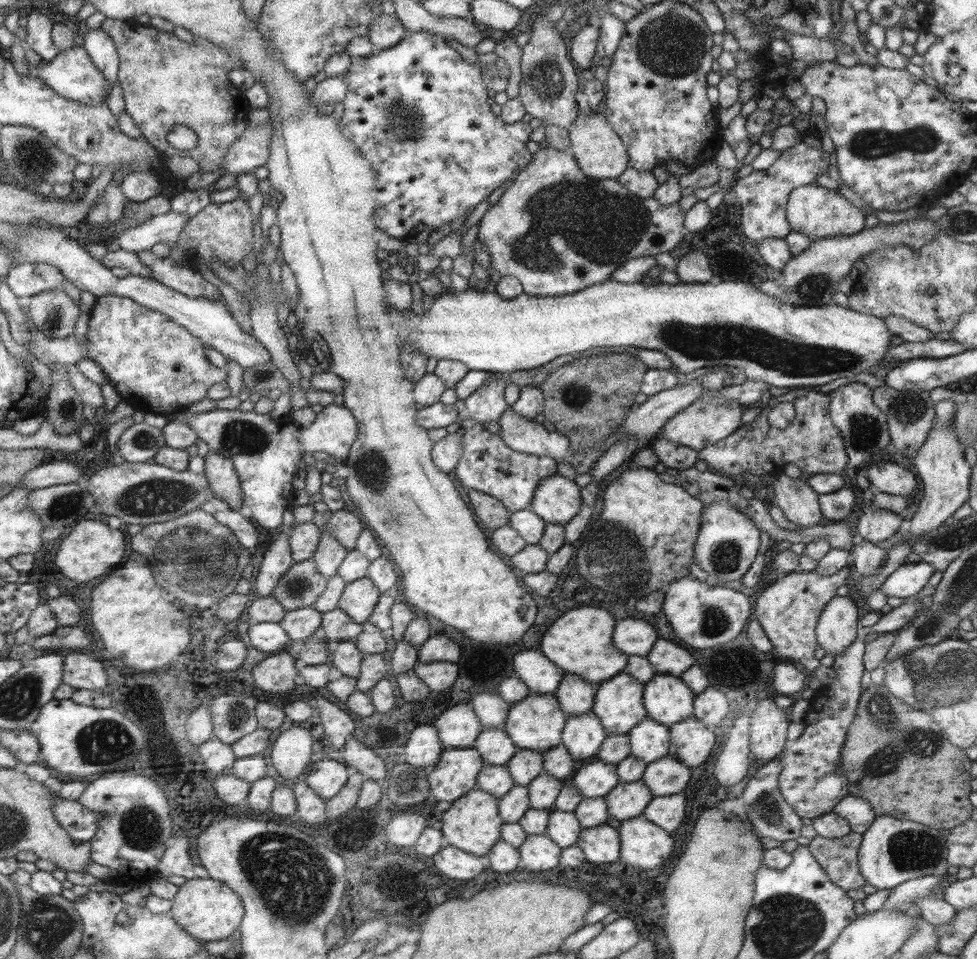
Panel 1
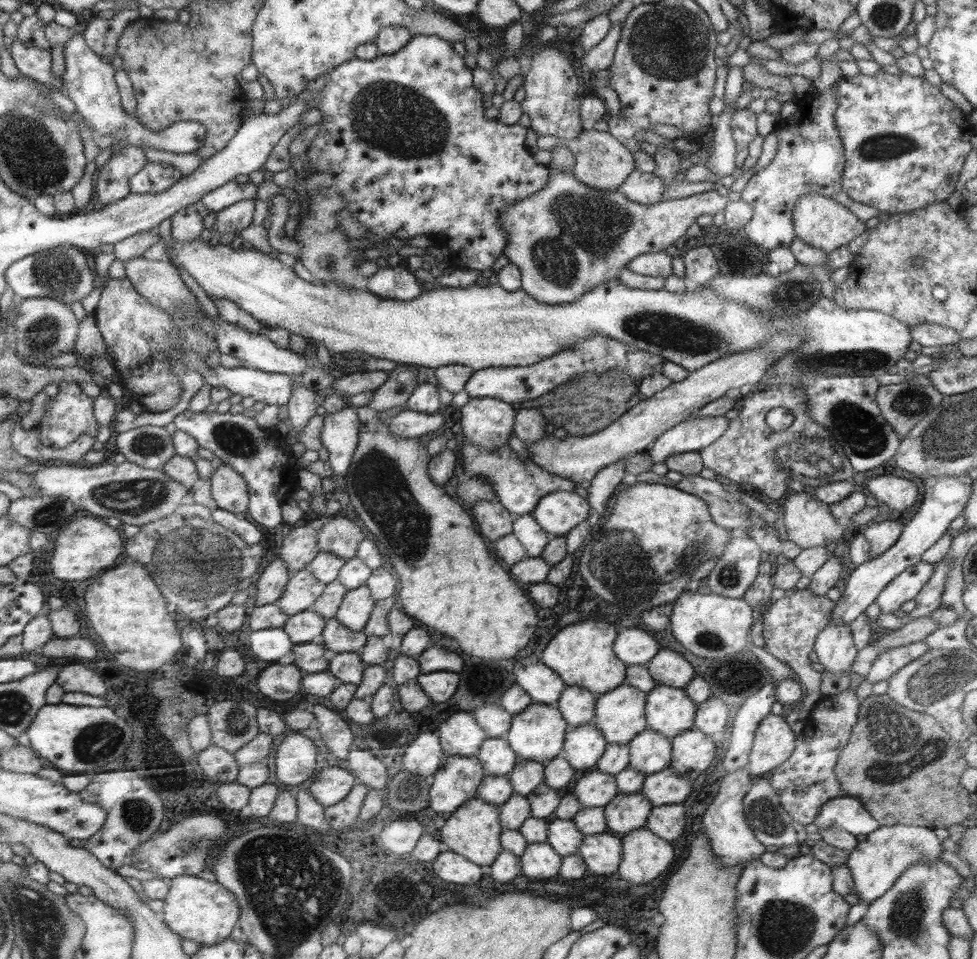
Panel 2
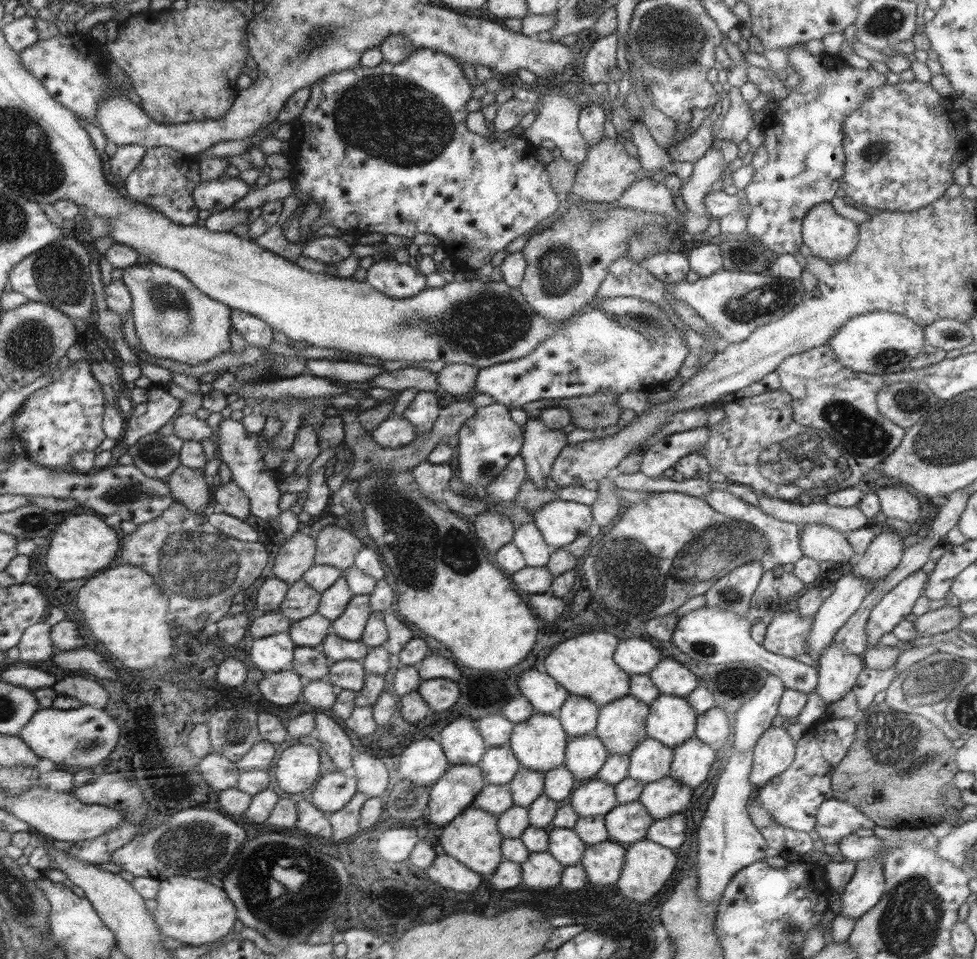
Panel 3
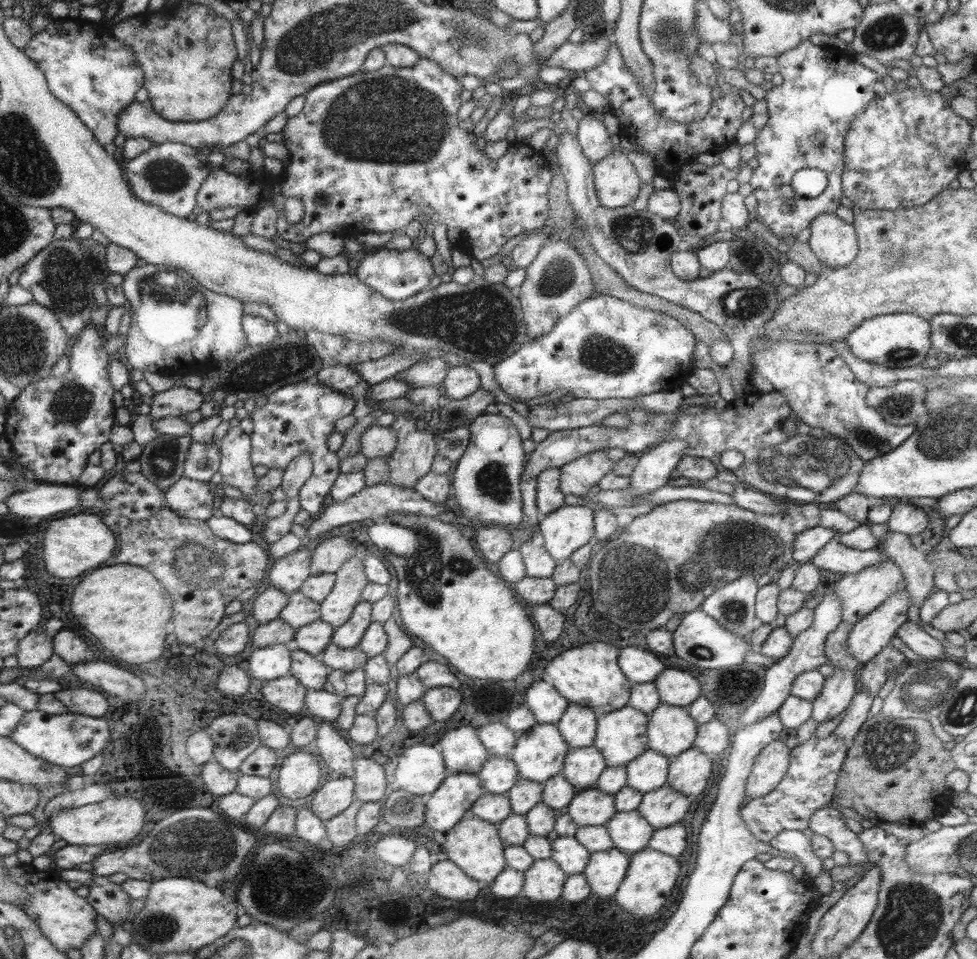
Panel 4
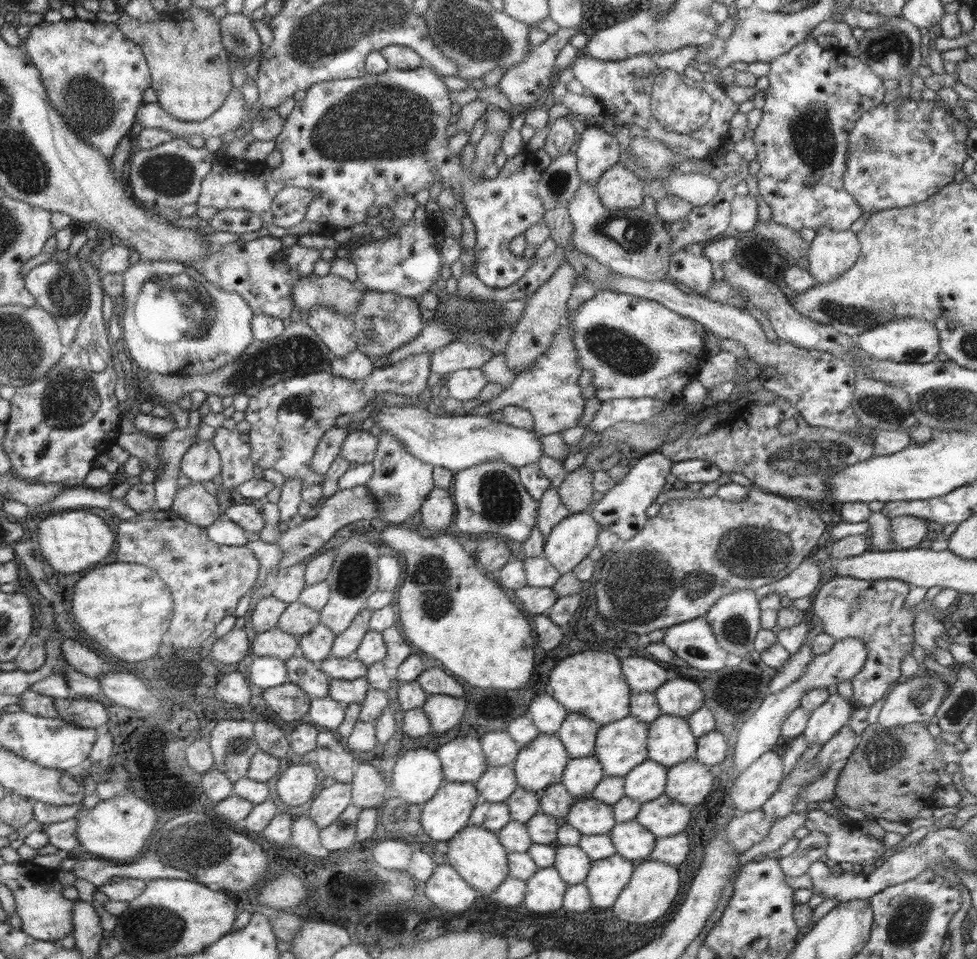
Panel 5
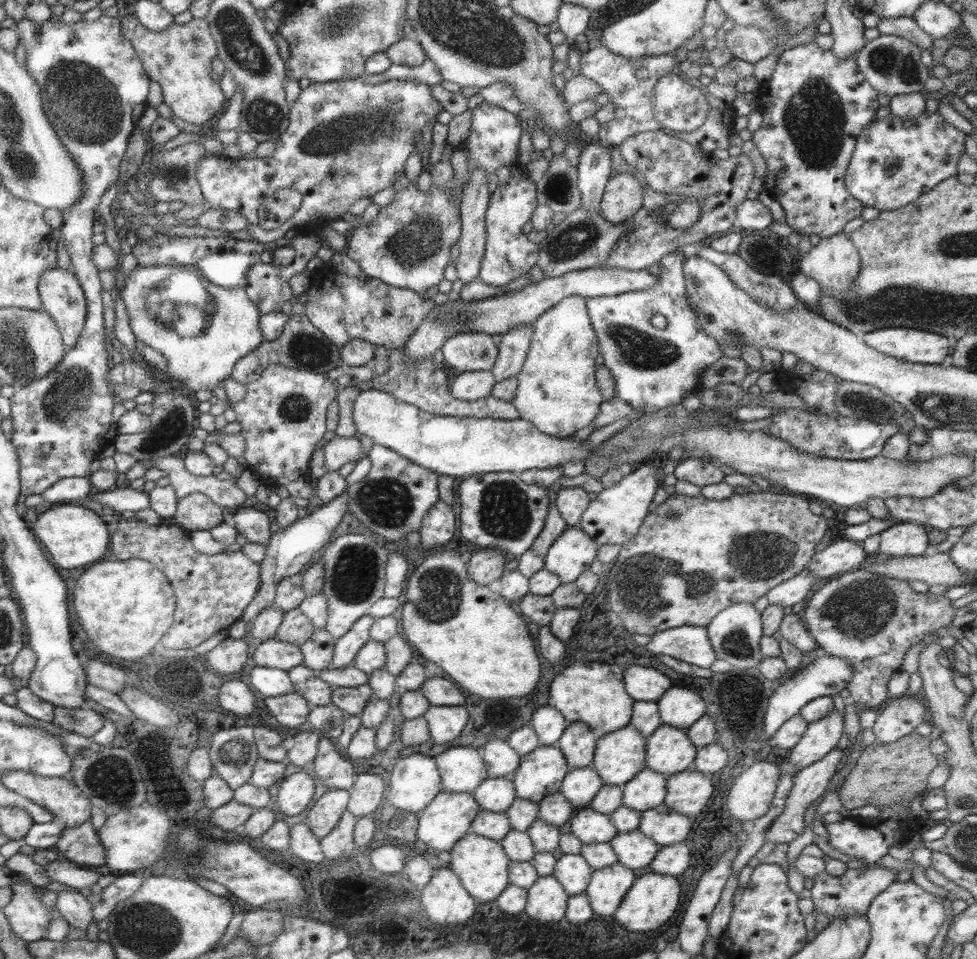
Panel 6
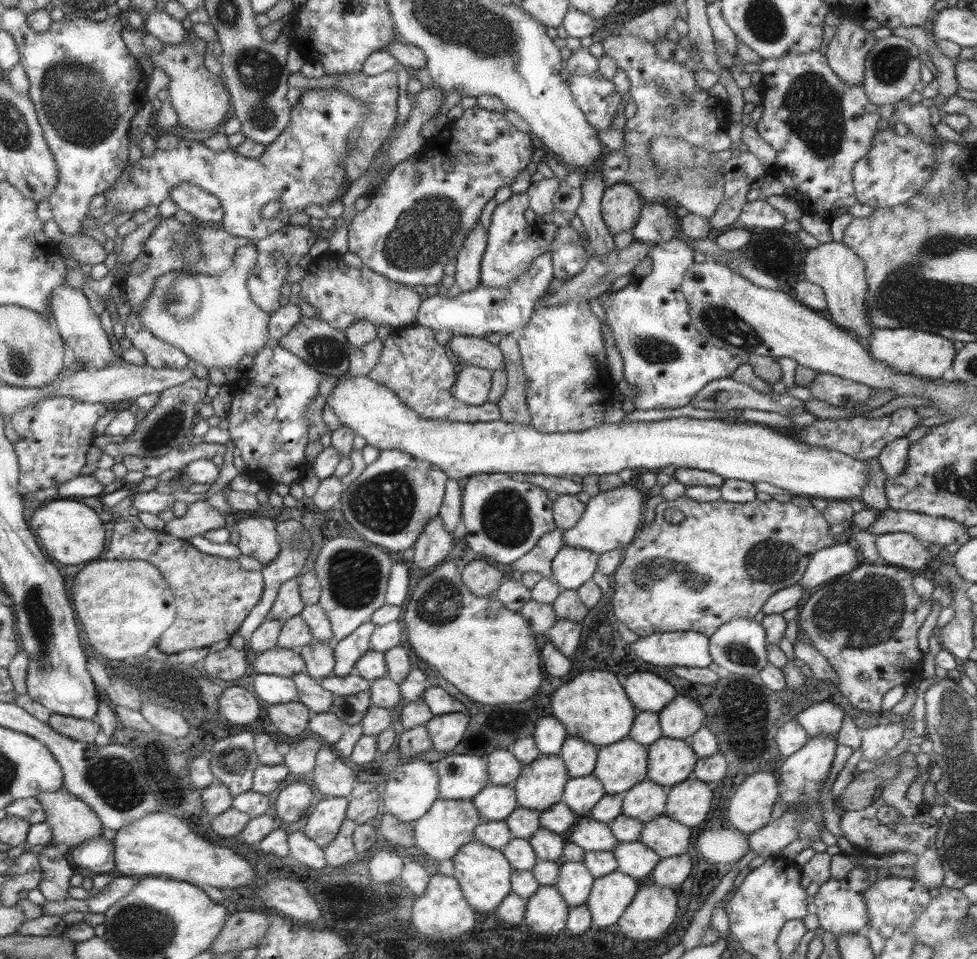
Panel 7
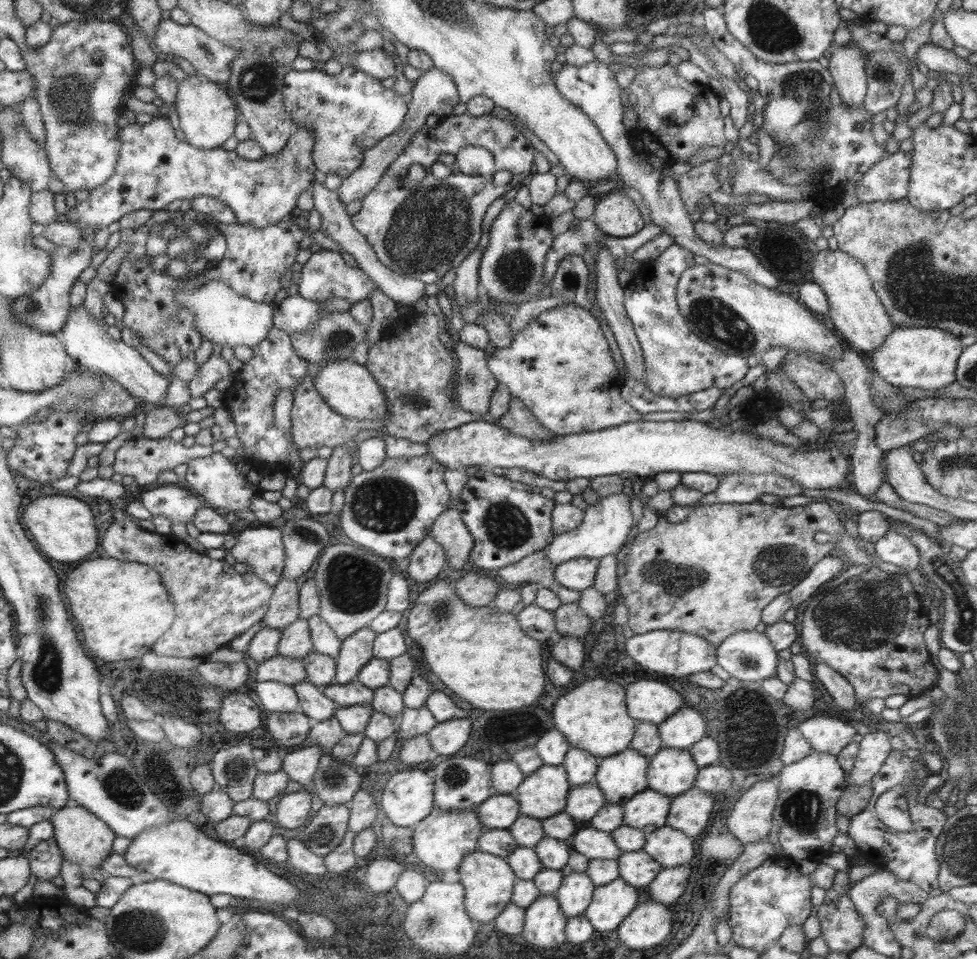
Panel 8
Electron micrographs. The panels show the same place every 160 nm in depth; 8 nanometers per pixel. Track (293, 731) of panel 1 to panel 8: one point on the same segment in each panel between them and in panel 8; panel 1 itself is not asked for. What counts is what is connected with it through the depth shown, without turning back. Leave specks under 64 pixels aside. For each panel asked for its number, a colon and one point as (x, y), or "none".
2: (294, 760)
3: (298, 765)
4: (298, 772)
5: (294, 787)
6: (295, 791)
7: (292, 801)
8: (291, 810)

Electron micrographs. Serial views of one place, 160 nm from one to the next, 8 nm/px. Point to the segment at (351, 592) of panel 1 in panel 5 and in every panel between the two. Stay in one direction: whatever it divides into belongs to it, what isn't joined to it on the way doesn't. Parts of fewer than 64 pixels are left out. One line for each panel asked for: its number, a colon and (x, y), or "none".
2: (354, 609)
3: (349, 625)
4: (347, 635)
5: (344, 645)

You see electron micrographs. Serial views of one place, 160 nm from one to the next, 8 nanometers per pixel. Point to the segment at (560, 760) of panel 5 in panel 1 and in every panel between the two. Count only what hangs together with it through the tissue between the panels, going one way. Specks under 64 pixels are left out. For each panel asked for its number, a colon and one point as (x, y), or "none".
1: (535, 722)
2: (536, 733)
3: (539, 742)
4: (538, 754)

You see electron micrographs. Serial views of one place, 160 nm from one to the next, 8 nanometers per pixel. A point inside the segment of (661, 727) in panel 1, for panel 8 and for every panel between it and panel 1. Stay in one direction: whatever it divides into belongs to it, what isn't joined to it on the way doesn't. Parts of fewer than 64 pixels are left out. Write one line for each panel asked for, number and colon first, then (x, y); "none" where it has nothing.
2: (648, 751)
3: (650, 760)
4: (648, 771)
5: (647, 780)
6: (647, 788)
7: (645, 800)
8: (646, 809)

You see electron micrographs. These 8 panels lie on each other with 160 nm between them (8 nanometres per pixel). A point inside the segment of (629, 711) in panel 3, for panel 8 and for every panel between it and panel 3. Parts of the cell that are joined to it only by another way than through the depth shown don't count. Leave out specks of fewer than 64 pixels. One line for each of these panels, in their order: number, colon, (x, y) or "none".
4: (620, 735)
5: (620, 745)
6: (618, 755)
7: (620, 765)
8: (619, 776)

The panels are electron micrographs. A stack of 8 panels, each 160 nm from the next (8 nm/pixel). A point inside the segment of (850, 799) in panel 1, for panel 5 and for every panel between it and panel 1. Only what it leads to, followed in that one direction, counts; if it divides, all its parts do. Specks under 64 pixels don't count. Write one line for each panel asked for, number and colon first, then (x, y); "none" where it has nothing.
2: (845, 812)
3: (835, 819)
4: (826, 821)
5: (845, 843)

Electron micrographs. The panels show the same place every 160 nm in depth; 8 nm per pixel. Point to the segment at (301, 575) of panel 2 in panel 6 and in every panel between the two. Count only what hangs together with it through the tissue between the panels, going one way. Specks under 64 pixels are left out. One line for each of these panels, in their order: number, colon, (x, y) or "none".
3: (300, 600)
4: (299, 610)
5: (297, 618)
6: (295, 627)

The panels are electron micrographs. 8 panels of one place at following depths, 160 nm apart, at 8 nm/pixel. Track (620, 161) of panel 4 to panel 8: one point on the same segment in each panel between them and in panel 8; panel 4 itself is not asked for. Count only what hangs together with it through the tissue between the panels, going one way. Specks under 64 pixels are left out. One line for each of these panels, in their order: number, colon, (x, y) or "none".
5: (617, 188)
6: (623, 194)
7: (620, 204)
8: (615, 214)

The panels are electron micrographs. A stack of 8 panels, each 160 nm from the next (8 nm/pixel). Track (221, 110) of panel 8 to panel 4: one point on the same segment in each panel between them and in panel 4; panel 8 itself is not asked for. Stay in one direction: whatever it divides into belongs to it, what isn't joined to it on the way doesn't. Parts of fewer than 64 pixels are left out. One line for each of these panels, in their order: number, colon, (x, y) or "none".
4: (186, 55)
5: (189, 73)
6: (179, 58)
7: (200, 100)

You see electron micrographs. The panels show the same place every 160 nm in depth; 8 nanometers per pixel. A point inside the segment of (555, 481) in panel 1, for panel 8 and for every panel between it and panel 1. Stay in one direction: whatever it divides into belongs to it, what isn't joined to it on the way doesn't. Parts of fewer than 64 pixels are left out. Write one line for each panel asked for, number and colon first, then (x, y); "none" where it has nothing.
2: (555, 513)
3: (559, 521)
4: (567, 528)
5: (569, 540)
6: (571, 553)
7: (571, 566)
8: (576, 573)

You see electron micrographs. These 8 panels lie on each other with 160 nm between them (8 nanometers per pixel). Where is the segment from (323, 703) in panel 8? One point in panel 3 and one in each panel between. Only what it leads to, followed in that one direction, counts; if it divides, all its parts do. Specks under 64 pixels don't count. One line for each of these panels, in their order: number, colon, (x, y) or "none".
3: (310, 664)
4: (311, 673)
5: (300, 671)
6: (305, 681)
7: (310, 693)

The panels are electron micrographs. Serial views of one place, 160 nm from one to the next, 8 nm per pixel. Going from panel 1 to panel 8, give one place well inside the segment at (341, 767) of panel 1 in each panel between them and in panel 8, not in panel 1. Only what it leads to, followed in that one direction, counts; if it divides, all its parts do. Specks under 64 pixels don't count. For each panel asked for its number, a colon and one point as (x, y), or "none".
2: (331, 783)
3: (333, 790)
4: (331, 798)
5: (331, 800)
6: (326, 810)
7: (323, 823)
8: (326, 829)

